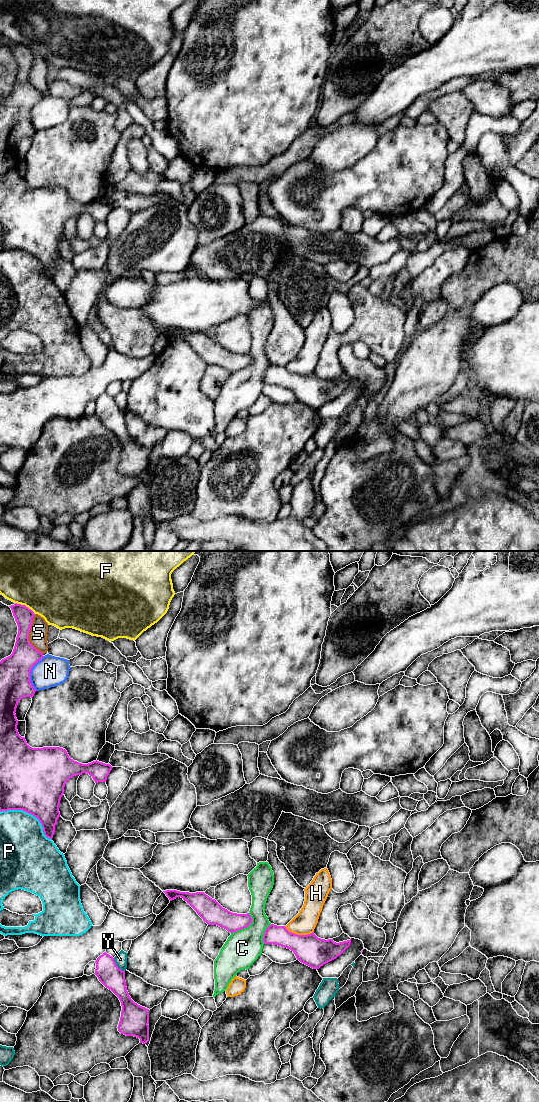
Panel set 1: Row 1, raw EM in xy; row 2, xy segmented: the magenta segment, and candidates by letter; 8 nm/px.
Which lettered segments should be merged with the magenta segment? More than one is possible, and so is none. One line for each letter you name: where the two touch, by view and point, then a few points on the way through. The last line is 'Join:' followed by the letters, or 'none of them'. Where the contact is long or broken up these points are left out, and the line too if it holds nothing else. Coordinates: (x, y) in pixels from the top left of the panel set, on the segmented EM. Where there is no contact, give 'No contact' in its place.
Y: Touches magenta at xy (117, 966)
Join: Y

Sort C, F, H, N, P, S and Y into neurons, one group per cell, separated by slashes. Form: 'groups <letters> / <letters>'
groups C / F / H / N / P / S / Y

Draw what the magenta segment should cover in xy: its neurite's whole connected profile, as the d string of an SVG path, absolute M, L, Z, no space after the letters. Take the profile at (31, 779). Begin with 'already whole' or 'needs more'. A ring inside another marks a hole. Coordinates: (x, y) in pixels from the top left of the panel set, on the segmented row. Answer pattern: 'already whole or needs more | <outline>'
already whole | M17 603L9 607L17 623L18 634L12 654L0 661L0 812L23 810L33 815L40 821L44 835L52 839L66 782L83 773L89 774L95 783L106 782L113 767L97 760L88 764L79 763L60 747L32 748L19 735L16 708L20 699L32 698L36 692L30 681L30 672L43 658L43 653L33 647L28 638L34 612Z

